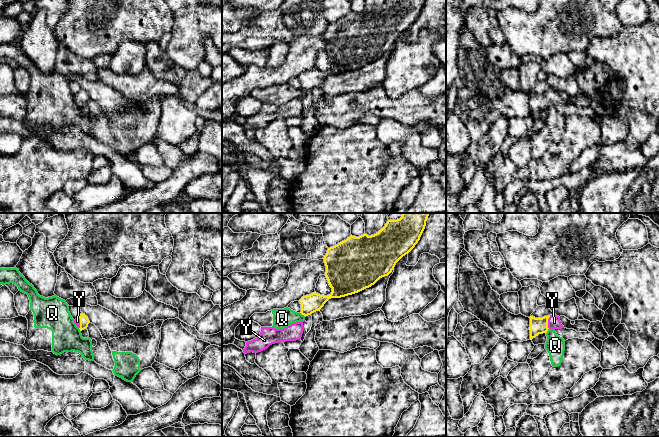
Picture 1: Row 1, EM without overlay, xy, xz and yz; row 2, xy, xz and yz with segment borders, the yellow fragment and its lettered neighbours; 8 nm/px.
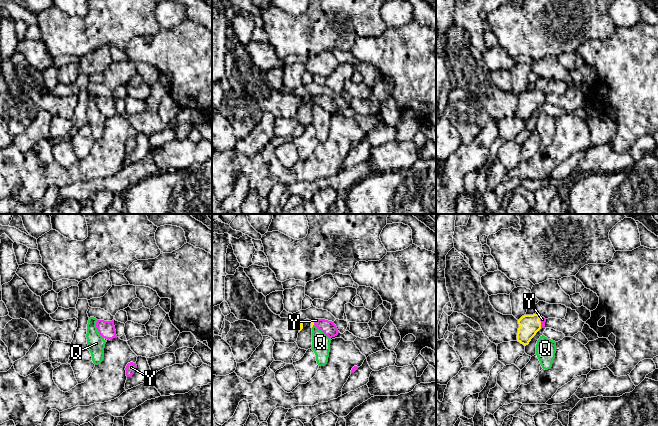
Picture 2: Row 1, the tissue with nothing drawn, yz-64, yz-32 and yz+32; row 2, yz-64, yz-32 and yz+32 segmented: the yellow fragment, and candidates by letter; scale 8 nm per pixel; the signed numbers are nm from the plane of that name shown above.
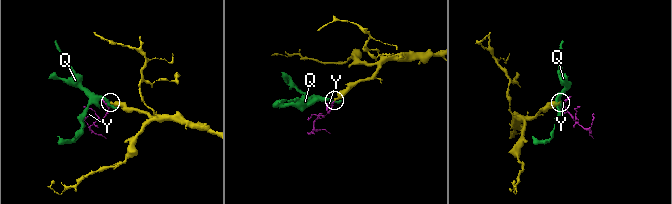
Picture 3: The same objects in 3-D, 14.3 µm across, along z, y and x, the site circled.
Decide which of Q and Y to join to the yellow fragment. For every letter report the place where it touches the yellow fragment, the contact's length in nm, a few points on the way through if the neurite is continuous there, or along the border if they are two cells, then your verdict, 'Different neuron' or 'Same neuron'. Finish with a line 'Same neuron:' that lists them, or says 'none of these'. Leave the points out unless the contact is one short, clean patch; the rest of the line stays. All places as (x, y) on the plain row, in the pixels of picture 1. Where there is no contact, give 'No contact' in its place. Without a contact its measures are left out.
Q: Touches yellow at xz (303, 90). Shared border 60 nm. Boundary: xz (300, 88), (305, 92). Different neuron
Y: Touches yellow at yz (547, 98). Shared border 110 nm. Path across: yz (538, 102), (547, 98), (554, 98). Same neuron
Same neuron: Y

